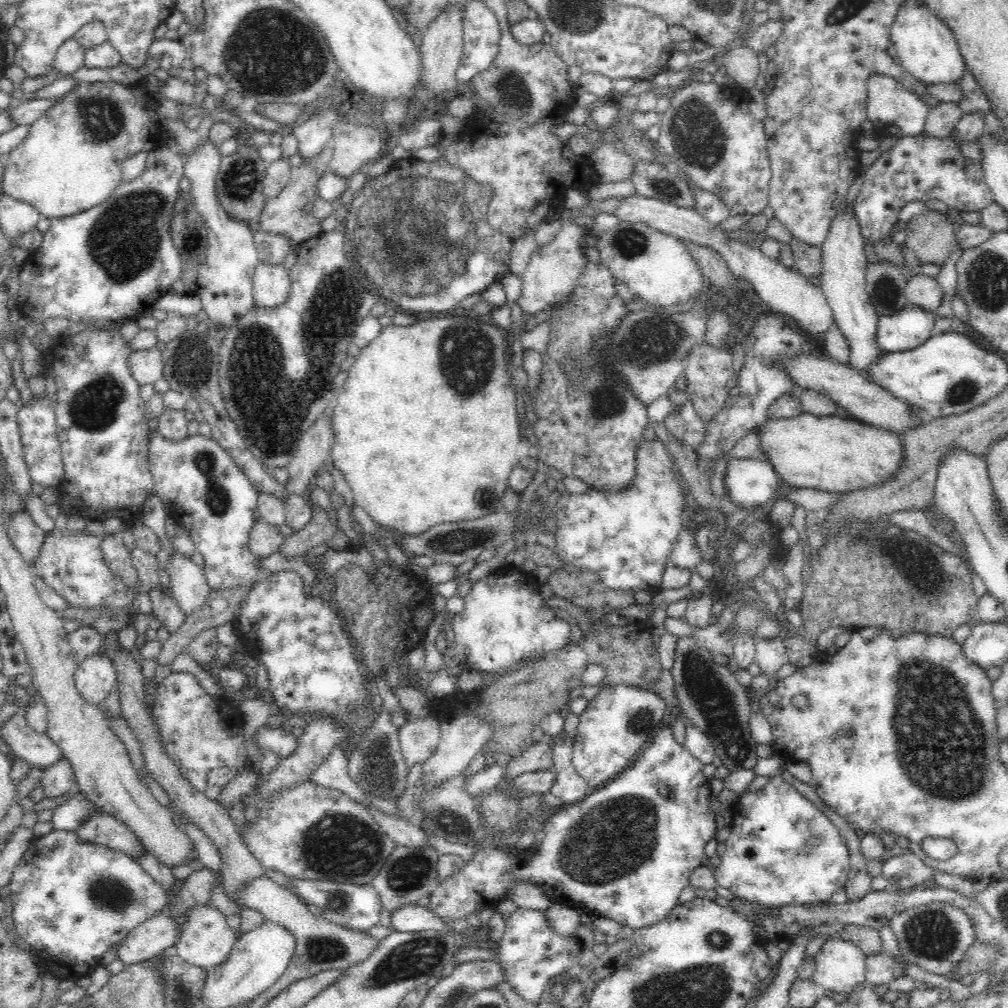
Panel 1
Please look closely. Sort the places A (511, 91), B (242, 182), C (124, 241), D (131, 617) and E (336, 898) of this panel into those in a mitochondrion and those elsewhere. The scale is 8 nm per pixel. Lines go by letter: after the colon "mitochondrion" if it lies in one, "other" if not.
A: mitochondrion
B: mitochondrion
C: mitochondrion
D: other
E: mitochondrion

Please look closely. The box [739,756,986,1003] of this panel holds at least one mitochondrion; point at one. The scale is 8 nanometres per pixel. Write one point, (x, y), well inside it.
(933, 936)

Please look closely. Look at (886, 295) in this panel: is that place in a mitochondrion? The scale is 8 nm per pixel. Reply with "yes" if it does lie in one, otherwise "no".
yes

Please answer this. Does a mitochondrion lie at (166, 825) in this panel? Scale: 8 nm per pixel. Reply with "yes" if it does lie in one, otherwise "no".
no

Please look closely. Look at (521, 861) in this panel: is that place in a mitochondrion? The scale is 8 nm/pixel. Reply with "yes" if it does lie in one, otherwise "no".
no

